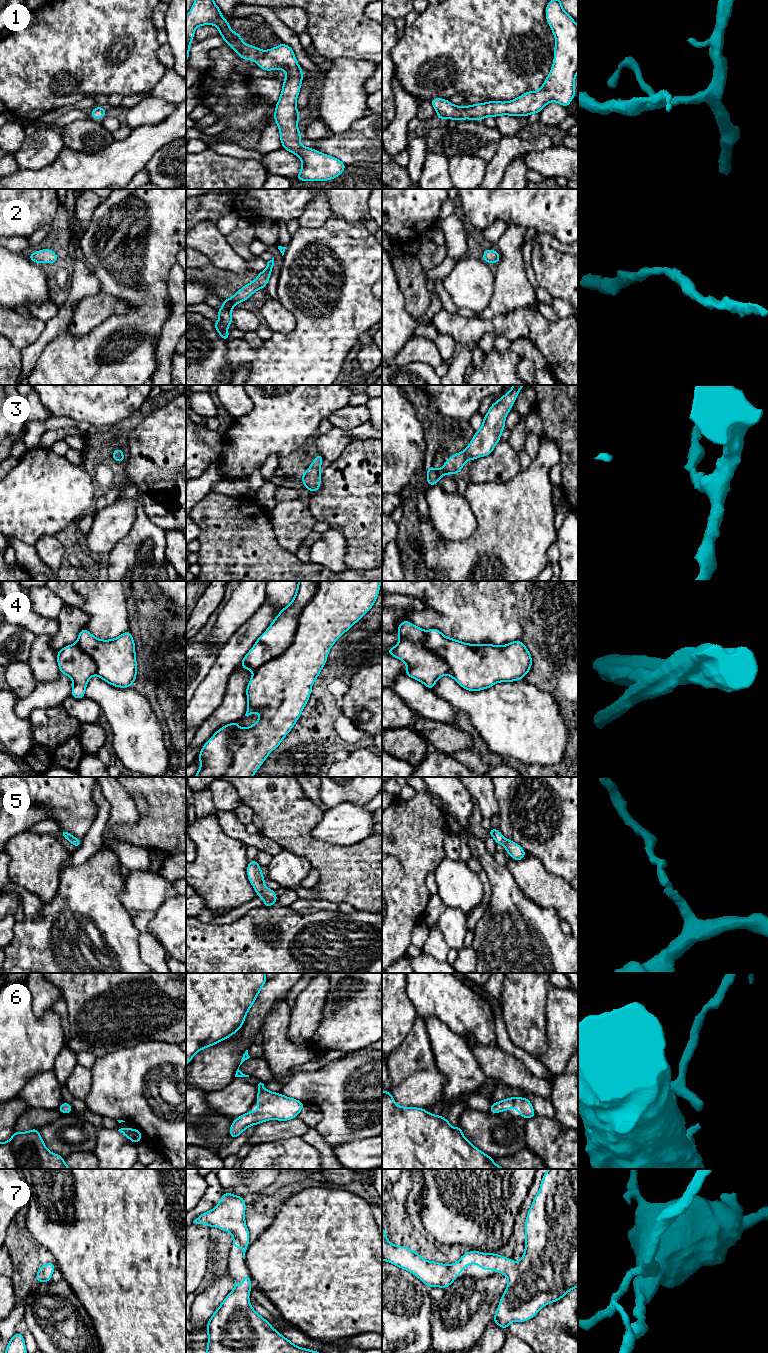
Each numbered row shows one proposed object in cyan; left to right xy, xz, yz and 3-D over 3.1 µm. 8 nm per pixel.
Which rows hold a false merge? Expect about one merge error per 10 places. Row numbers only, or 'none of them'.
4

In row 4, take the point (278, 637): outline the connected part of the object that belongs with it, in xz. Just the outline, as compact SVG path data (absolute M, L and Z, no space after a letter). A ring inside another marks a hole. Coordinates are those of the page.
M298 581L290 605L277 614L268 629L245 655L240 667L255 671L266 662L280 656L291 645L297 629L297 618L317 590L318 581Z

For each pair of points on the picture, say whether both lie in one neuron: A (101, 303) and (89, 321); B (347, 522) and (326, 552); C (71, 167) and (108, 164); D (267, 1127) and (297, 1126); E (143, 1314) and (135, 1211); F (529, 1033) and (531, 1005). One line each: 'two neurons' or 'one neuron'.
A: one neuron
B: two neurons
C: one neuron
D: one neuron
E: one neuron
F: one neuron

